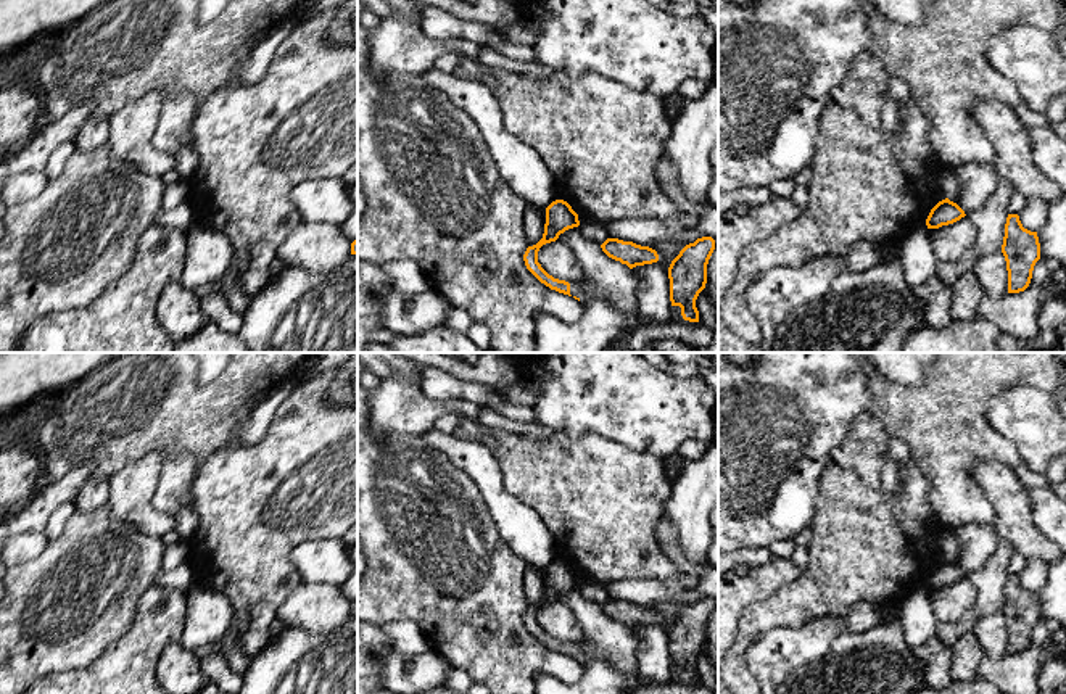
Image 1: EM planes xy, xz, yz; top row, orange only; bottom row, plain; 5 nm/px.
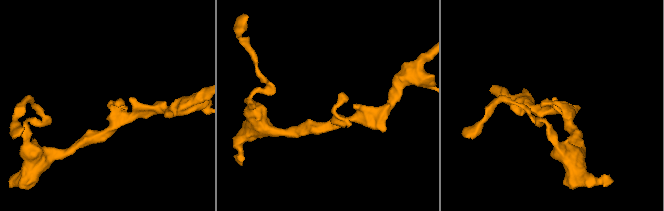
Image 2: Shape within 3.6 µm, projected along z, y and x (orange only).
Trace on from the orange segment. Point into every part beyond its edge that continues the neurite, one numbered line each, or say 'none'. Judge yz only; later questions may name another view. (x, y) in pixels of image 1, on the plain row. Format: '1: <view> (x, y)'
none

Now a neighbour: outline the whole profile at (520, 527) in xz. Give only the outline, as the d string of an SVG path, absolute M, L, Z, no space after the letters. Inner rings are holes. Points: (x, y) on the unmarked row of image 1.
M440 430L425 432L422 438L475 481L501 538L515 554L543 570L559 560L554 535L531 507L506 490L501 469L486 446Z

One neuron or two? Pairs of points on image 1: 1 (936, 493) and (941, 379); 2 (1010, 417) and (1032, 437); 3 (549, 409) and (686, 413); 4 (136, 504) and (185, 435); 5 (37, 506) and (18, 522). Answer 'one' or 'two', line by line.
1: one
2: one
3: one
4: two
5: one

